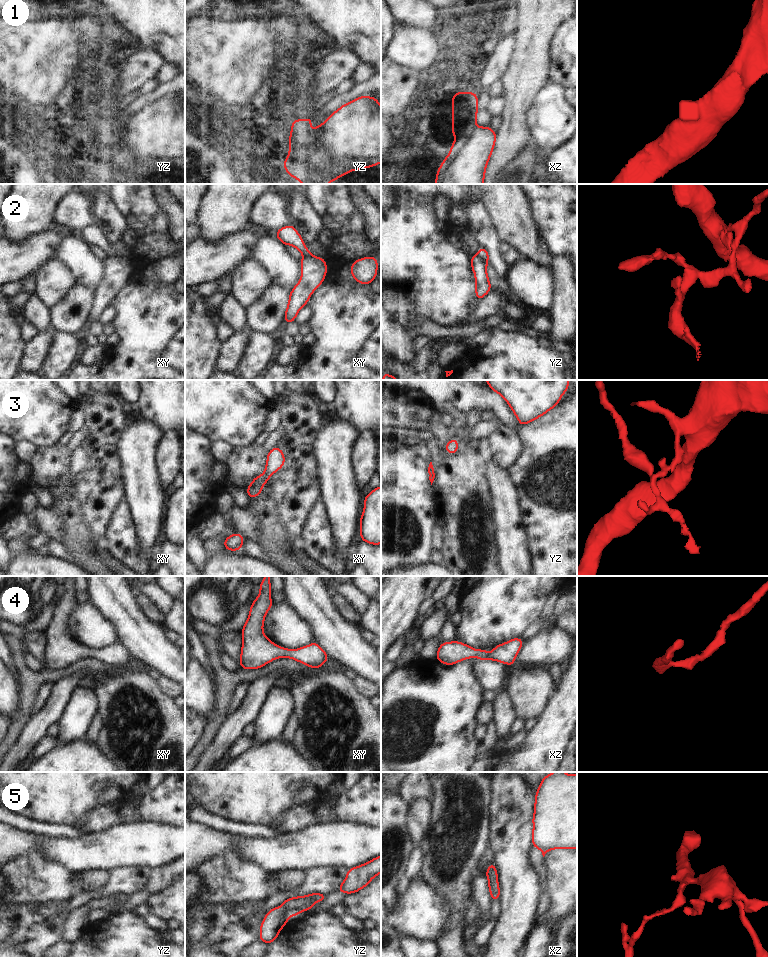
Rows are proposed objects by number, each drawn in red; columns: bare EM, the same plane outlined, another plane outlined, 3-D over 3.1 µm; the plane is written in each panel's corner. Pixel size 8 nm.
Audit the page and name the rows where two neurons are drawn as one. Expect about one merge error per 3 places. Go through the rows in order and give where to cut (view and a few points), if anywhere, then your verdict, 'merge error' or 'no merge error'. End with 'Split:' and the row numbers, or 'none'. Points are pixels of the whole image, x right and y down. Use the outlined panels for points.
1: no cut; no merge error
2: cut in xy along (303, 255), (311, 256); merge error
3: no cut; no merge error
4: no cut; no merge error
5: no cut; no merge error
Split: 2

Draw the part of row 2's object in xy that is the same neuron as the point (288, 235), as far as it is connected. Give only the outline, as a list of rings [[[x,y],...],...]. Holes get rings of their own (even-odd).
[[[288,225],[280,228],[275,236],[284,244],[291,245],[297,248],[303,256],[312,256],[311,251],[305,247],[303,238],[299,235],[298,231],[293,225]]]

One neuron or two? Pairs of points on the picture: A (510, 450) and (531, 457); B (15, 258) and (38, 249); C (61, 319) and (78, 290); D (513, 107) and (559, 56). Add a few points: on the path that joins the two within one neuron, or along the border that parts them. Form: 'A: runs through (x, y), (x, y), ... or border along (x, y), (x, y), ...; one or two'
A: border along (518, 430), (521, 452), (517, 460), (508, 469); two
B: runs through (21, 258), (32, 254); one
C: runs through (67, 312), (68, 307), (78, 297); one
D: border along (550, 42), (549, 76); two

